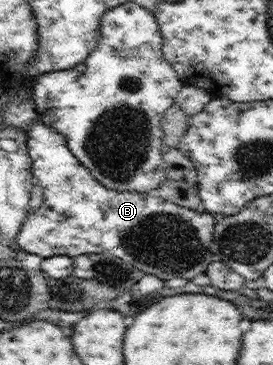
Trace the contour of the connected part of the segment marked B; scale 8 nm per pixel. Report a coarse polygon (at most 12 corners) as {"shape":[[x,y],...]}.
{"shape":[[56,129],[28,131],[44,191],[17,236],[43,258],[103,252],[181,283],[218,220],[107,189]]}

